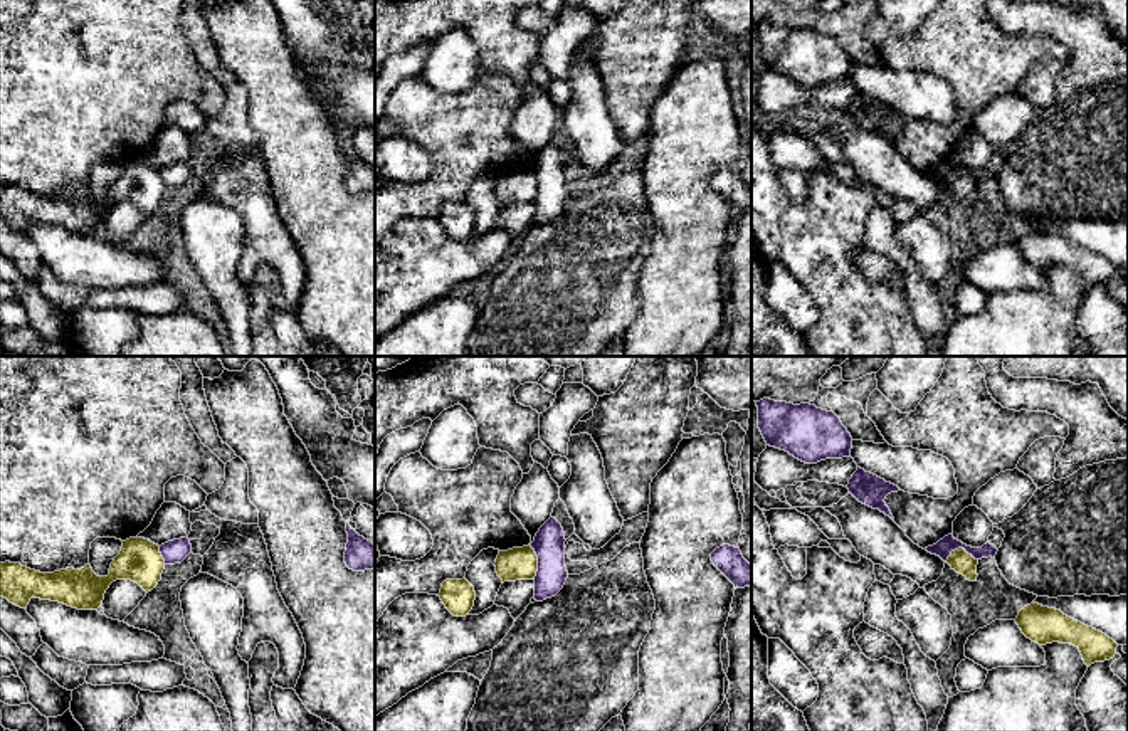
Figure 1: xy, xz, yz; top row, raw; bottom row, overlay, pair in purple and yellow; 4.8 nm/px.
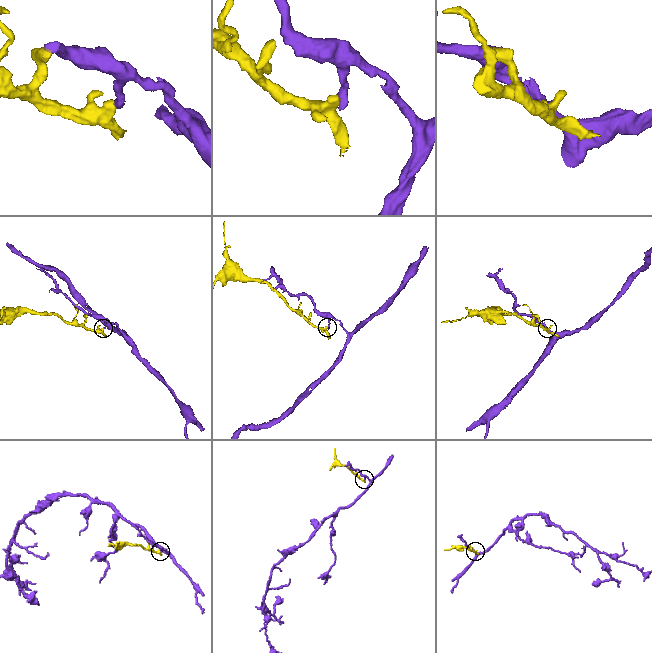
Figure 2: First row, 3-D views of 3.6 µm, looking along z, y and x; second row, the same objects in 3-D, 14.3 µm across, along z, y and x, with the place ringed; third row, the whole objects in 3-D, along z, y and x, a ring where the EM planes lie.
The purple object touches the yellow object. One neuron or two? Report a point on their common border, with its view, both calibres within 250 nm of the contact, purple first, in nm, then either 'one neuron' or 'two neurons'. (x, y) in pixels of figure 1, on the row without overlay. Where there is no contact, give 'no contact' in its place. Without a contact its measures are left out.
yz (960, 170) | 90/110 nm | two neurons

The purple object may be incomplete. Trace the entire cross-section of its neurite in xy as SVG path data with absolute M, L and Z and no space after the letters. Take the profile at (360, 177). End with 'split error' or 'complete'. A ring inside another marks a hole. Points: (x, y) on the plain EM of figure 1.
M346 145L348 166L345 187L353 195L375 193L375 168L360 160Z; complete

